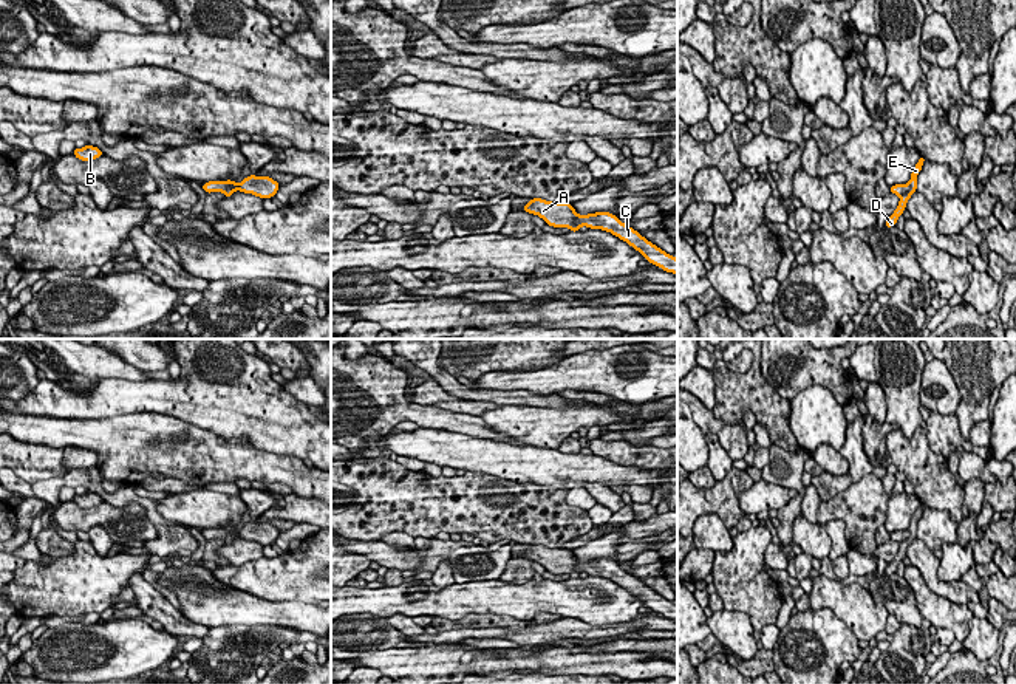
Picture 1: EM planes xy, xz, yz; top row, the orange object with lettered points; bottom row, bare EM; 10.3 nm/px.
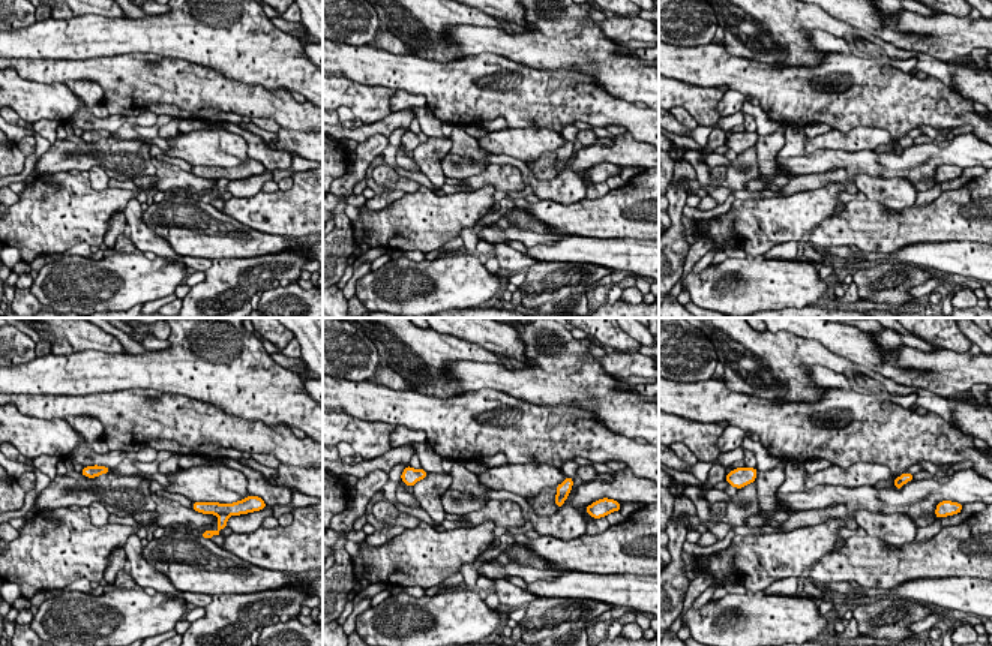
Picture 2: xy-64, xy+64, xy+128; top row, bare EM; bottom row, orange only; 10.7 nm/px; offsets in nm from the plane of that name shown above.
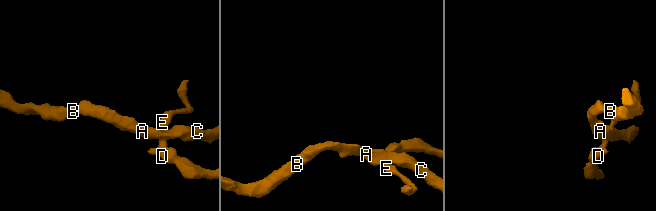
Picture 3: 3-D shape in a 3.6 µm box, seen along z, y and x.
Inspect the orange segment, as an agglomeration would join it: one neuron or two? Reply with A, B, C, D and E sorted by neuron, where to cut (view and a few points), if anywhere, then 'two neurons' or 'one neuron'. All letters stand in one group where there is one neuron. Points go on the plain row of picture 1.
A B C / D E | yz (908, 530), (910, 536), (900, 542) | two neurons

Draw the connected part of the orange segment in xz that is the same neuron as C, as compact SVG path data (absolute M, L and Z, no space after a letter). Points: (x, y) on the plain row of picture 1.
M530 545L530 548L524 551L523 559L538 562L552 574L571 574L572 571L577 571L611 579L639 597L651 611L660 613L665 619L677 621L676 604L653 591L642 583L640 579L622 569L614 560L600 557L595 560L578 562L571 549L552 549L543 545Z

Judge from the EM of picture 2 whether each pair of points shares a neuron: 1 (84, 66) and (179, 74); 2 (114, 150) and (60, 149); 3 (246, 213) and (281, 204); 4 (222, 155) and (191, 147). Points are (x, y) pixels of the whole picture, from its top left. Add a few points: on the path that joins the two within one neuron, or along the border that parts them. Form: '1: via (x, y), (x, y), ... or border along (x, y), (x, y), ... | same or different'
1: via (108, 72), (155, 74) | same
2: via (101, 150), (74, 150) | same
3: via (255, 210), (272, 210) | same
4: via (215, 149), (198, 147) | same

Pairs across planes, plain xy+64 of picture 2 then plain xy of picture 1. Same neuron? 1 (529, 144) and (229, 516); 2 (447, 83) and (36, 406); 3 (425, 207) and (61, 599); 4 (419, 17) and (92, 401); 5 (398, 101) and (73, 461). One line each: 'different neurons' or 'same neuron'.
1: same neuron
2: different neurons
3: same neuron
4: different neurons
5: same neuron

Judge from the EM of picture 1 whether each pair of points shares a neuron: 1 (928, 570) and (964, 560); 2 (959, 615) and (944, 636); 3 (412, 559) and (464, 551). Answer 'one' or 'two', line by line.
1: two
2: two
3: one

